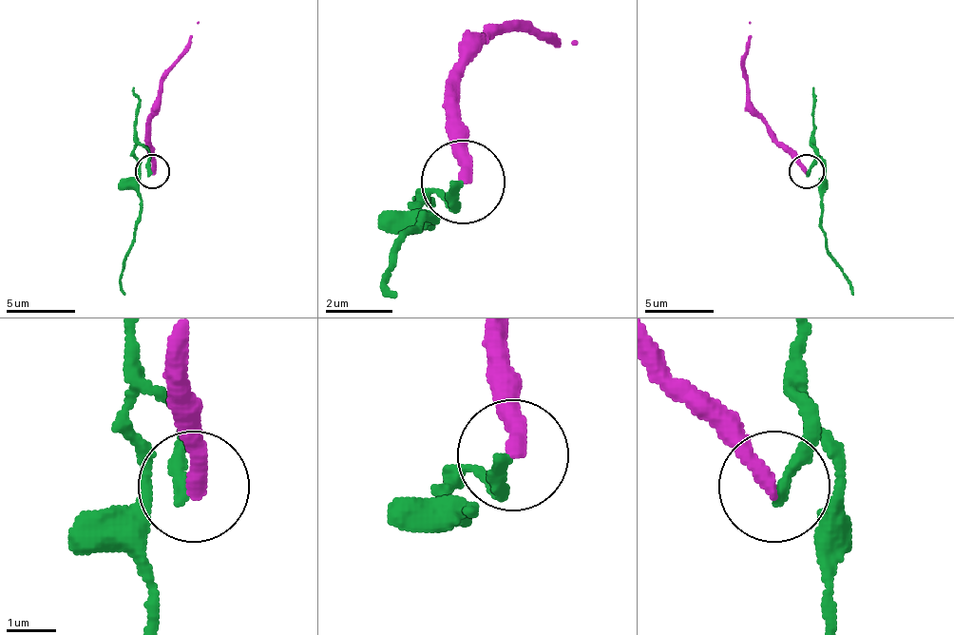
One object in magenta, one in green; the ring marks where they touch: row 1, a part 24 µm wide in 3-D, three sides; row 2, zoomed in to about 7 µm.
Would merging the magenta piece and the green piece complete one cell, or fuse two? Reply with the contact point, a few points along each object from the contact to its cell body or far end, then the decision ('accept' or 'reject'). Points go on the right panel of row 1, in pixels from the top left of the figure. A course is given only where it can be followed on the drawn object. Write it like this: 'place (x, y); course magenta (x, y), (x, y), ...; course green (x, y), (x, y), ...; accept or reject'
place (806, 171); course magenta (806, 170), (751, 102), (743, 67), (751, 22); course green (806, 170), (815, 153), (809, 146), (812, 146), (823, 163), (823, 236), (853, 295); reject

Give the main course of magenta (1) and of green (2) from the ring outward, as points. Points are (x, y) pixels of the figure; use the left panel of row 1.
1: (153, 170), (149, 112), (160, 102), (167, 67), (198, 22)
2: (149, 170), (149, 153), (143, 146), (136, 146), (140, 163), (136, 236), (122, 270), (125, 295)

